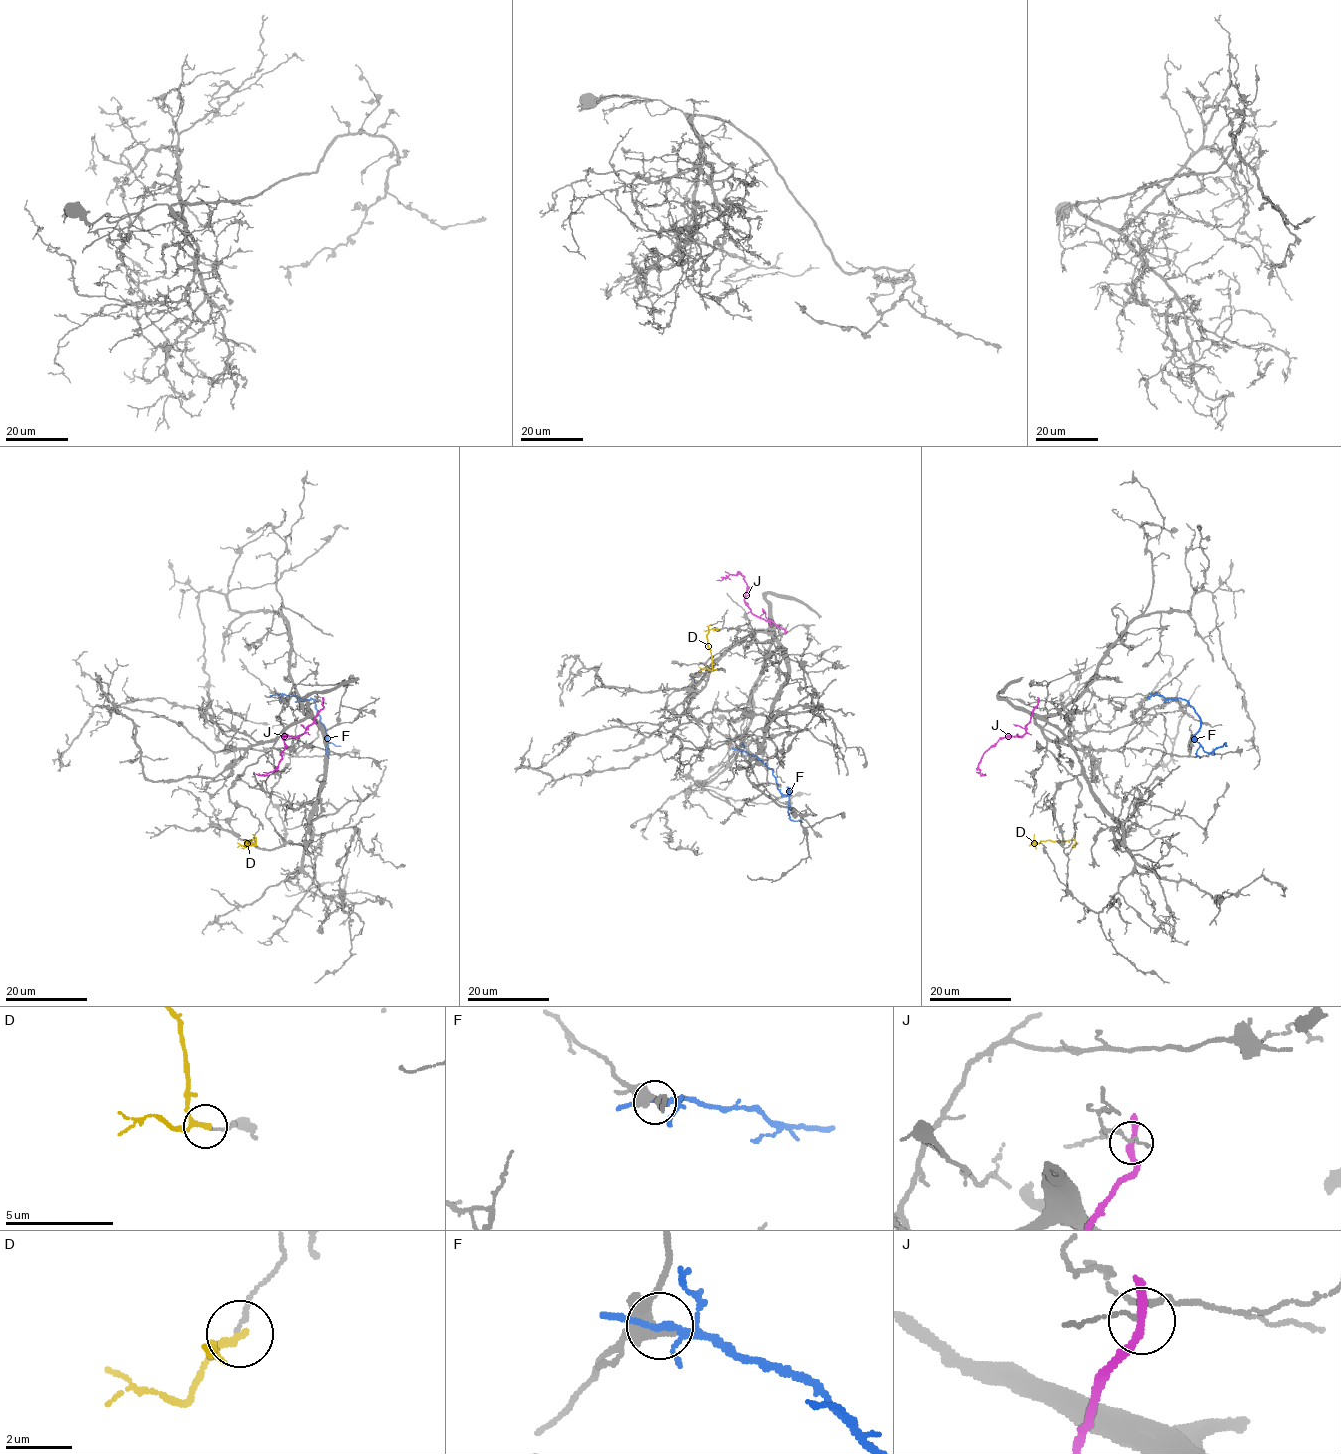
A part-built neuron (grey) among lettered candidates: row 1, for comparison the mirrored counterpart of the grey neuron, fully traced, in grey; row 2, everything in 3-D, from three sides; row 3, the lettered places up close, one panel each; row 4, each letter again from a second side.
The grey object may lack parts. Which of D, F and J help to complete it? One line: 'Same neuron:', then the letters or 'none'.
Same neuron: none

